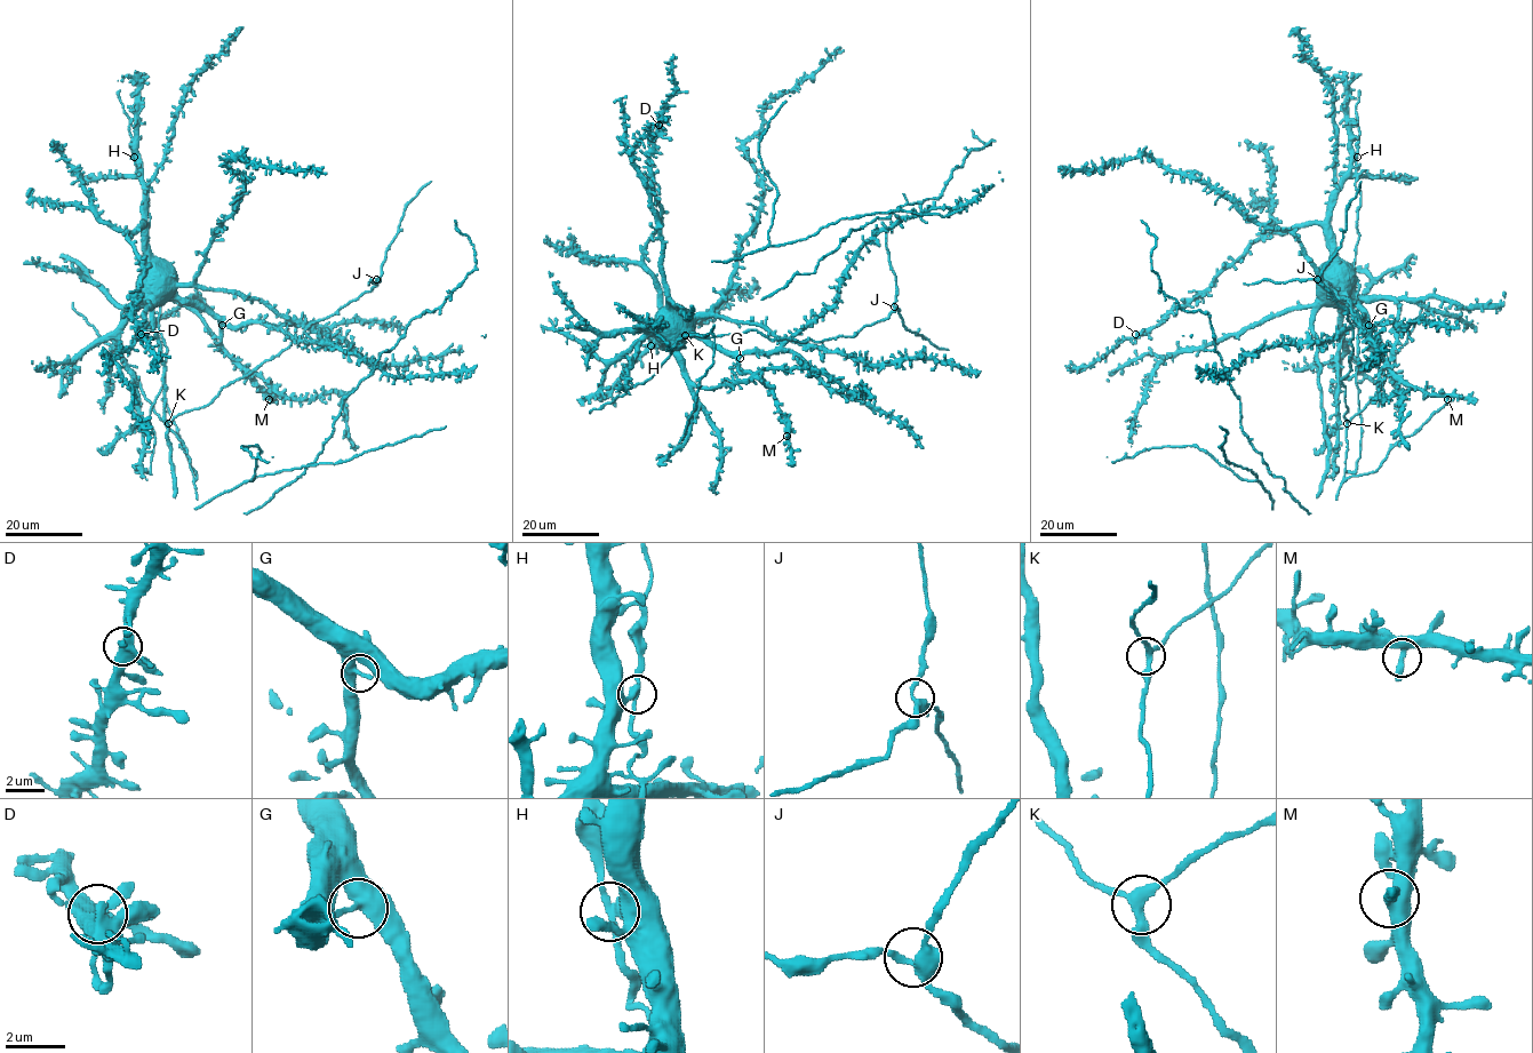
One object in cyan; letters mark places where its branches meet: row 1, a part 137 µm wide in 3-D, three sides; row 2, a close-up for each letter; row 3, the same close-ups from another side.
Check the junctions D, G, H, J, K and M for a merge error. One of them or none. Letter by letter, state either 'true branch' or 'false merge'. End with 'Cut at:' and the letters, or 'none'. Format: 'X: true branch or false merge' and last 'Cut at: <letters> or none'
D: true branch
G: true branch
H: true branch
J: true branch
K: true branch
M: true branch
Cut at: none

